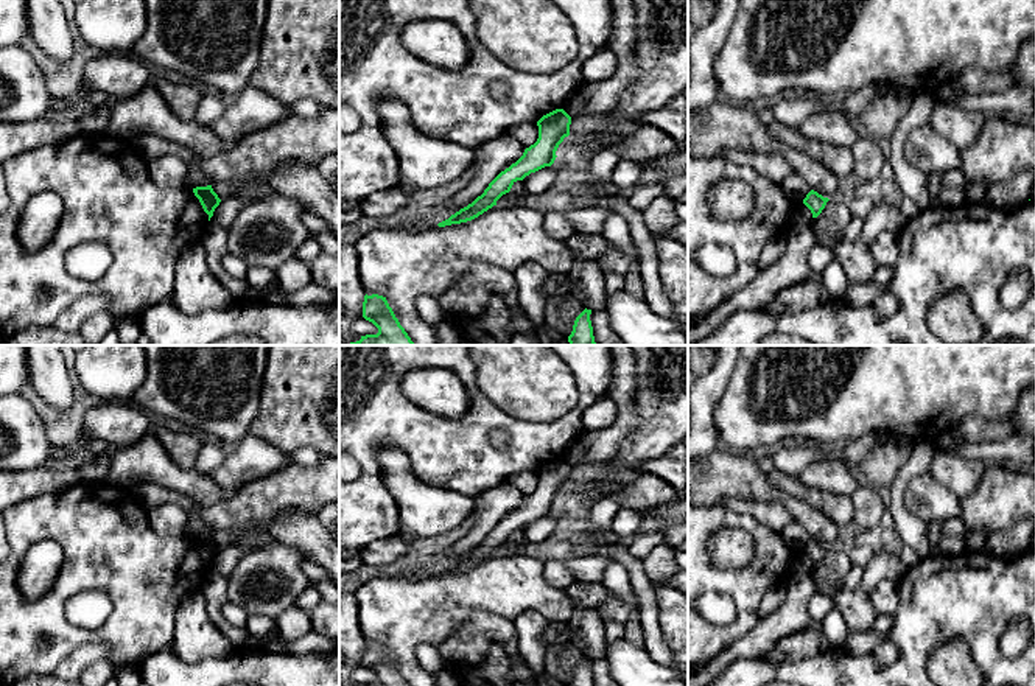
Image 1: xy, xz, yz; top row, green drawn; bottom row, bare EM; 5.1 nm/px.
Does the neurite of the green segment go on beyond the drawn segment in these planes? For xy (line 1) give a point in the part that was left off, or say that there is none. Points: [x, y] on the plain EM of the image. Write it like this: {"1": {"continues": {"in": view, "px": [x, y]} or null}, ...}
{"1": {"continues": null}}

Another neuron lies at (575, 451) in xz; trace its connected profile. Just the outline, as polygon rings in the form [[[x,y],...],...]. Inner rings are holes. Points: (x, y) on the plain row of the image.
[[[577,439],[576,442],[573,442],[563,453],[563,459],[574,467],[584,456],[585,456],[587,450],[584,448],[584,445],[581,443],[581,439]]]

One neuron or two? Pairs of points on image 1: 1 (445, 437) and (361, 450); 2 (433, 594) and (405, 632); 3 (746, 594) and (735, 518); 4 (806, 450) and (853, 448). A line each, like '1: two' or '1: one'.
1: one
2: one
3: one
4: one

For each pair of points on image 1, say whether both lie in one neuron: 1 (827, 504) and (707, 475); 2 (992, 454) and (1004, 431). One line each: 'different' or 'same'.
1: different
2: different

